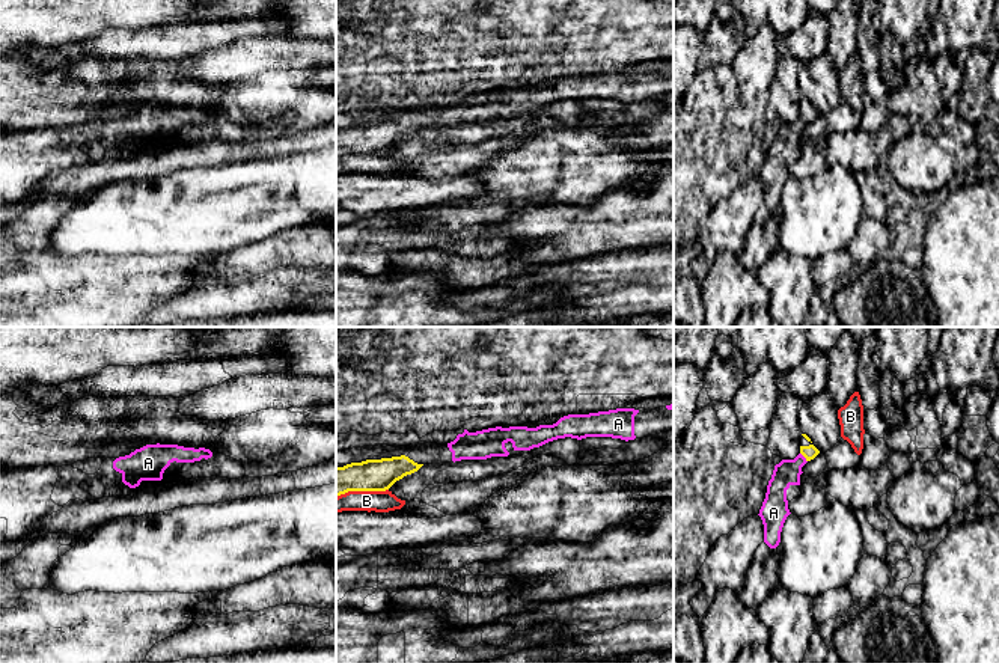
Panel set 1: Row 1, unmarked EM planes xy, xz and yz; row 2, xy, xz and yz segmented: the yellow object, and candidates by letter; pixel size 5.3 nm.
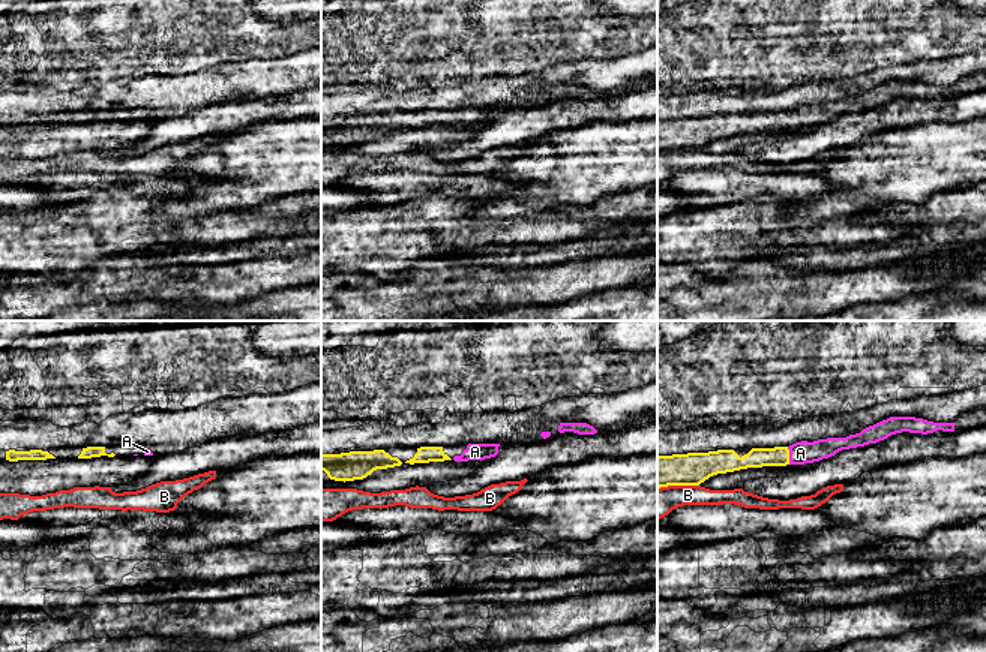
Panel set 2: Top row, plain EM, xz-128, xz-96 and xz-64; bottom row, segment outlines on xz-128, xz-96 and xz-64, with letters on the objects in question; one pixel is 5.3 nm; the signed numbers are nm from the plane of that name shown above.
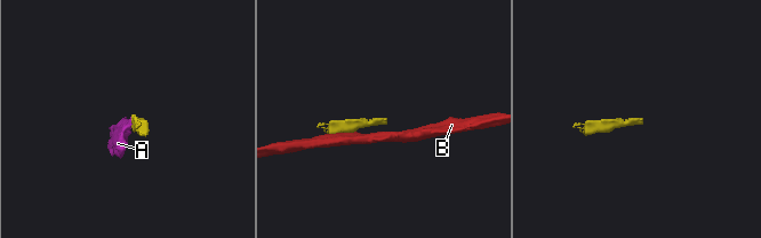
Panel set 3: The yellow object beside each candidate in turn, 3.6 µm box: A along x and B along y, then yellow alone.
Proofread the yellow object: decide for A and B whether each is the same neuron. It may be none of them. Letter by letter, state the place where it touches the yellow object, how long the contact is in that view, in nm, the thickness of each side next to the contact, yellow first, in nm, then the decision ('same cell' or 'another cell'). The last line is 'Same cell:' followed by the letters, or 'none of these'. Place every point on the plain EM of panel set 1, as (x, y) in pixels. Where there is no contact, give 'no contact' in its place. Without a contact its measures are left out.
A: contact yz (803, 118); length 70 nm; calibres 80 and 140 nm; same cell
B: contact xz (362, 152); length 280 nm; calibres 180 and 110 nm; another cell
Same cell: A

